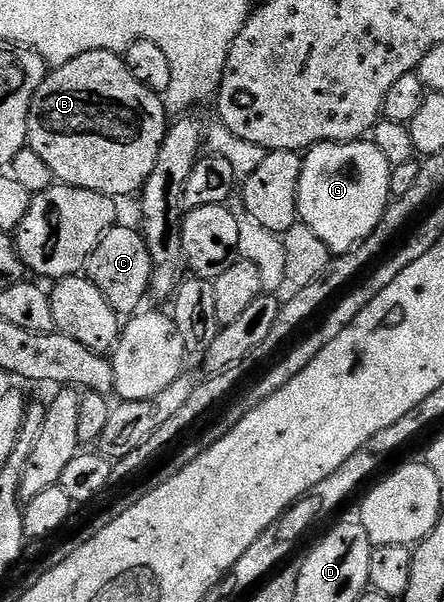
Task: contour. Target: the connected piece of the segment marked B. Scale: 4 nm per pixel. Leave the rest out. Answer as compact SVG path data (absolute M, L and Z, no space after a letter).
M87 51L87 55L79 55L67 63L56 66L46 76L45 82L39 87L39 91L35 91L35 99L31 103L31 111L27 119L27 135L29 136L27 145L28 148L35 151L35 155L39 155L39 159L43 159L43 163L47 163L47 167L51 167L54 178L60 184L95 191L104 197L122 199L121 197L129 197L132 193L133 196L140 194L141 190L145 188L151 171L155 171L155 163L159 159L159 151L163 147L163 139L167 128L165 117L167 118L167 110L162 94L143 87L143 83L139 83L139 79L135 79L135 75L131 75L122 54L112 53L111 51Z

